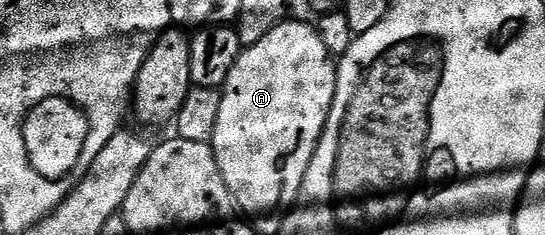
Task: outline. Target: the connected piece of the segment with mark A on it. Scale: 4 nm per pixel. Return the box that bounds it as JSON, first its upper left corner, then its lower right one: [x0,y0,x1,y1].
[209,19,336,217]

